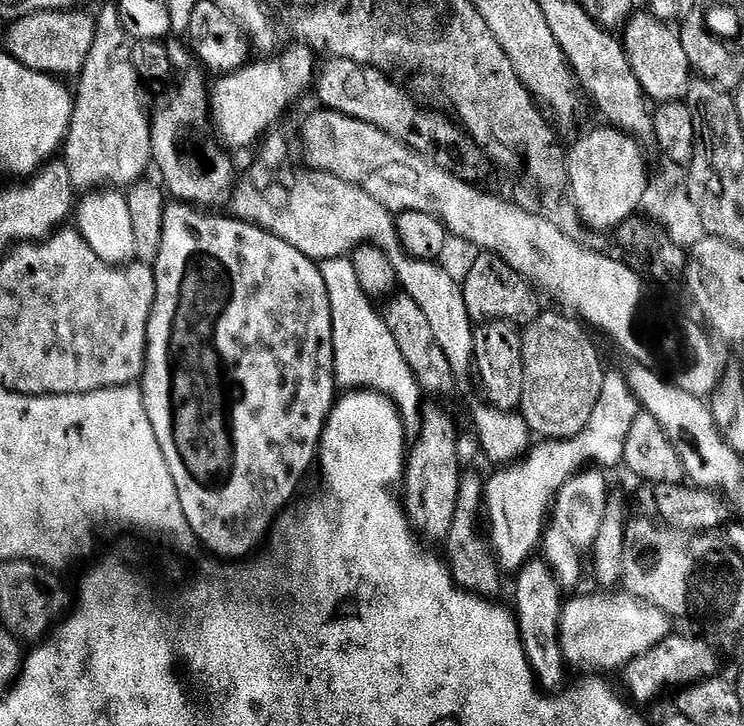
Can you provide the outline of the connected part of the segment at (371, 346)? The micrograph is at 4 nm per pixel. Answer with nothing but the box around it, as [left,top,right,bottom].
[319,255,422,429]

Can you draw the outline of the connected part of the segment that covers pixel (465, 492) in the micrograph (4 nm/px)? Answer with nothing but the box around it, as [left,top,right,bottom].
[446,471,502,598]

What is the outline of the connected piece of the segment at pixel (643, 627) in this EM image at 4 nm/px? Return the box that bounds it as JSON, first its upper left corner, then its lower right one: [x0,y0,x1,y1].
[560,590,673,674]

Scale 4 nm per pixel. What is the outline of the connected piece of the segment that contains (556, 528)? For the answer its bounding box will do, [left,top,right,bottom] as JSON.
[543,466,610,590]

